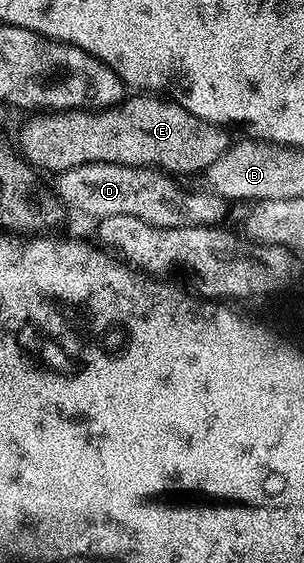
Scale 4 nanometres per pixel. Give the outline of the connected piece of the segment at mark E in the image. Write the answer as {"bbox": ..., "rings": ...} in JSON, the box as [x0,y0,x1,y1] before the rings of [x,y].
{"bbox":[20,95,230,175],"rings":[[[132,95],[116,108],[97,113],[44,111],[29,117],[32,118],[20,133],[20,145],[24,148],[22,157],[37,170],[49,169],[53,175],[94,163],[154,169],[161,174],[200,175],[214,163],[214,159],[223,155],[230,144],[230,138],[221,126],[191,117],[175,101],[156,95]]]}

